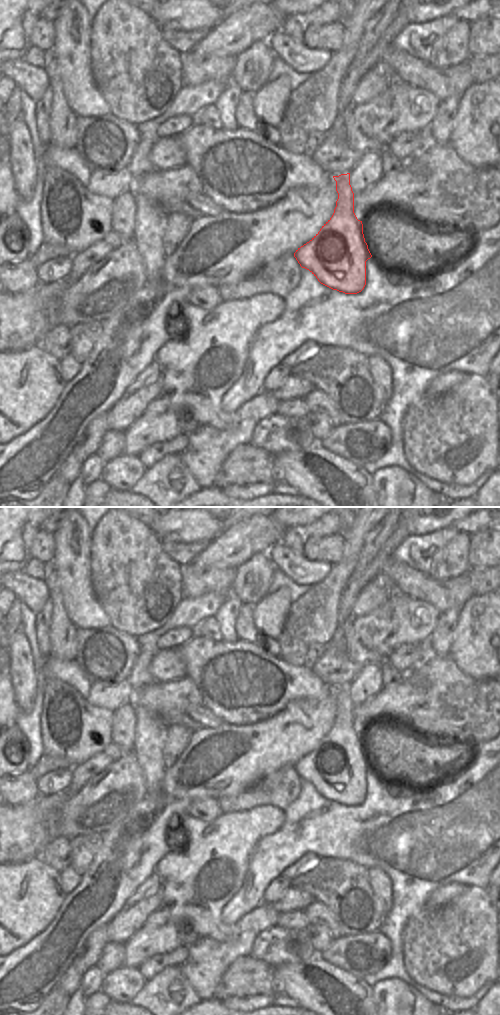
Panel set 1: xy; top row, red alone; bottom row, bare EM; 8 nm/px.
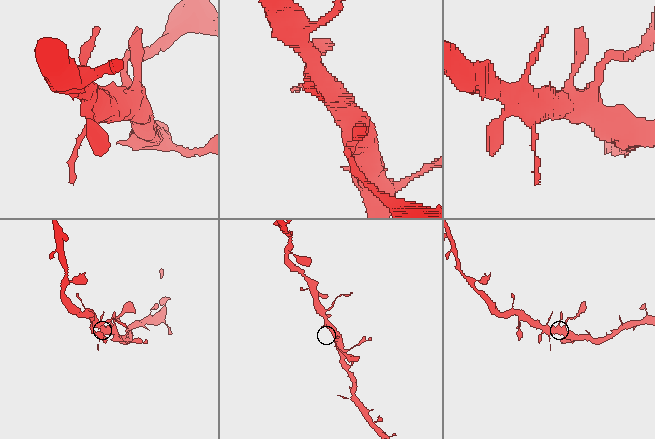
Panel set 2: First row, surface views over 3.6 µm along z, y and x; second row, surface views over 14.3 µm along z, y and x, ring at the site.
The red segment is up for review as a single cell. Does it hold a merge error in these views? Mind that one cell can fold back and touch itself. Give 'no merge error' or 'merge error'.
no merge error

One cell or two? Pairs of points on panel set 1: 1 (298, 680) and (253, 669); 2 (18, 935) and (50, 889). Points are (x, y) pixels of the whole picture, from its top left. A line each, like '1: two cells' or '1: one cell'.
1: one cell
2: one cell

